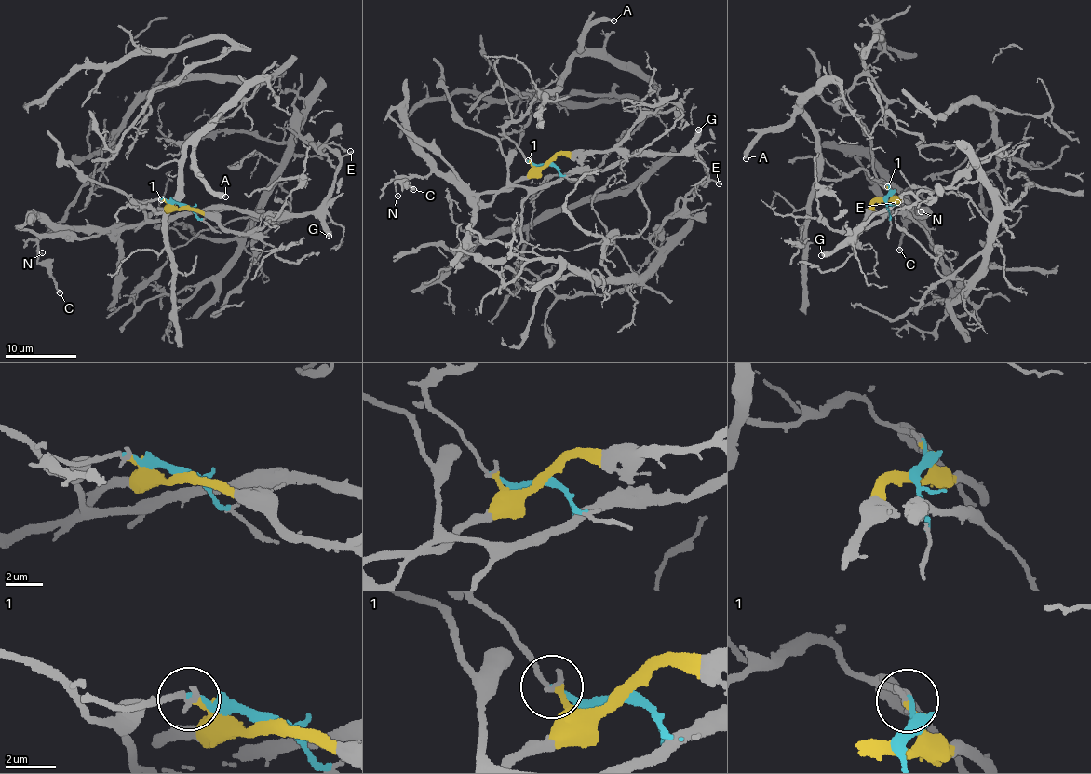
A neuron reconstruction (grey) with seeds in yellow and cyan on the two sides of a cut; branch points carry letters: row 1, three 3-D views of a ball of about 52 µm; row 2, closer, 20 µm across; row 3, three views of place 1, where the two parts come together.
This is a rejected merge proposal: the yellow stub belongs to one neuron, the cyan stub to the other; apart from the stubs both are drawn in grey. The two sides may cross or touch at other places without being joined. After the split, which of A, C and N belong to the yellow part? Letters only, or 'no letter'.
C, N

